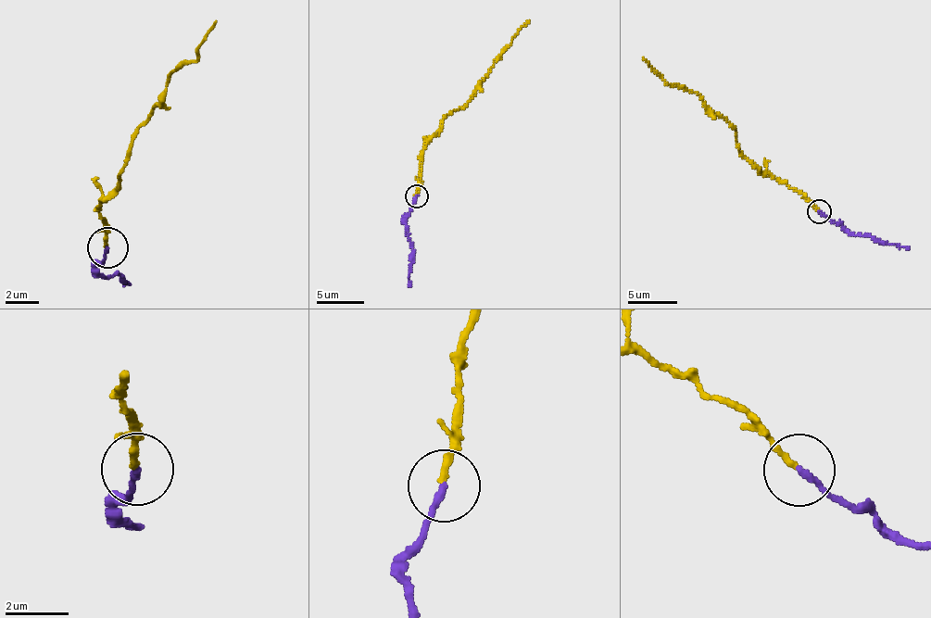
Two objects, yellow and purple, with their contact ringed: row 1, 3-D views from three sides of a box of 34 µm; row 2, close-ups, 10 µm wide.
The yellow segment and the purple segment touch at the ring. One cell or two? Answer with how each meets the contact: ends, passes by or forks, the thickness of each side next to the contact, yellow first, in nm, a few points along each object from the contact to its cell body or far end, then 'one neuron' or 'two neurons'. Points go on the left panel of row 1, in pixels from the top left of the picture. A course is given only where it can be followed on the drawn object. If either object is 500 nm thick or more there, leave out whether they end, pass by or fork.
yellow ends there; purple ends there; 200 nm thick on the yellow side, 190 nm on the other; yellow runs (106, 246), (97, 202), (123, 169), (138, 125), (172, 70), (198, 57), (217, 18); purple runs (106, 246), (102, 275), (120, 278), (131, 285); one neuron

